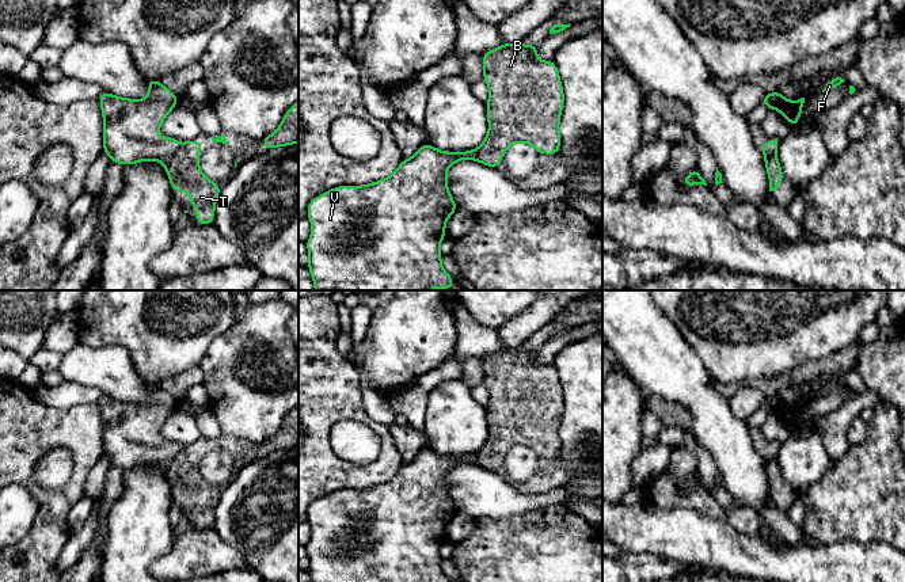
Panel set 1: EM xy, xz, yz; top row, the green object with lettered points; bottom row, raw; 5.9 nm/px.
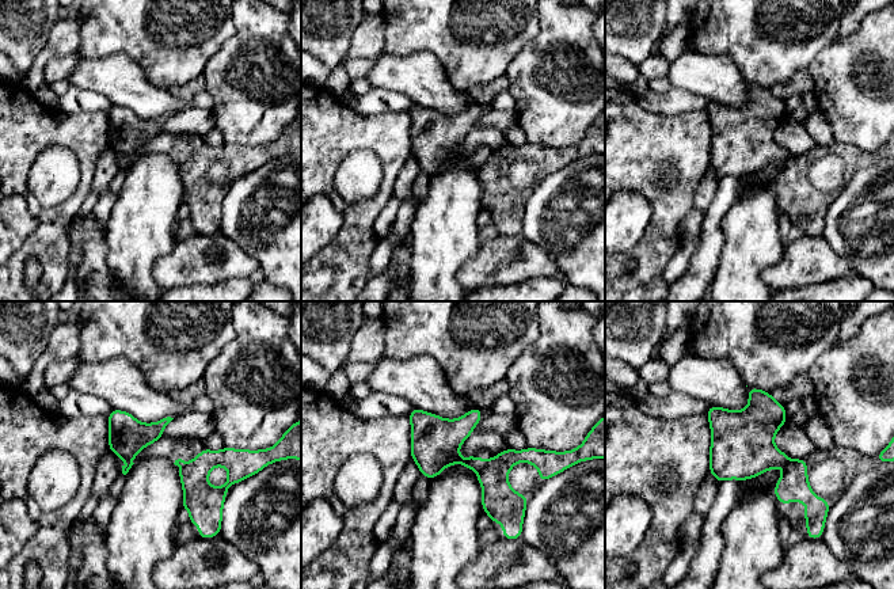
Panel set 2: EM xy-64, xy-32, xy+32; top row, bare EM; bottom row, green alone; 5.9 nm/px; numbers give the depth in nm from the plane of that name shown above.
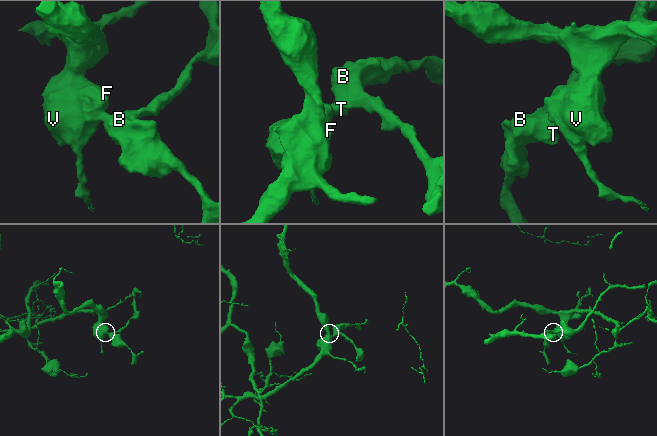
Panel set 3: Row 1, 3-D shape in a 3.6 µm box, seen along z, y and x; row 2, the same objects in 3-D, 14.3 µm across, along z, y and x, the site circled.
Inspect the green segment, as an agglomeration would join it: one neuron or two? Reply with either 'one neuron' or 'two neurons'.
two neurons

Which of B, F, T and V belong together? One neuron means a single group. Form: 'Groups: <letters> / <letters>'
Groups: B T / F V

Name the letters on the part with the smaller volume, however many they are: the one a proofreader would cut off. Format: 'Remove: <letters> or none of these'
Remove: B, T

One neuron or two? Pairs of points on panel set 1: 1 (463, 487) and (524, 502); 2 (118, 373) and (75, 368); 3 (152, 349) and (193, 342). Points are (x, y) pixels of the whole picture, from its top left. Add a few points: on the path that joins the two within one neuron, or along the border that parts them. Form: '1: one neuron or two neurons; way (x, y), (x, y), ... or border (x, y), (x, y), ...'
1: one neuron; way (478, 493), (509, 501)
2: one neuron; way (107, 369), (86, 368)
3: one neuron; way (162, 343), (183, 342)

